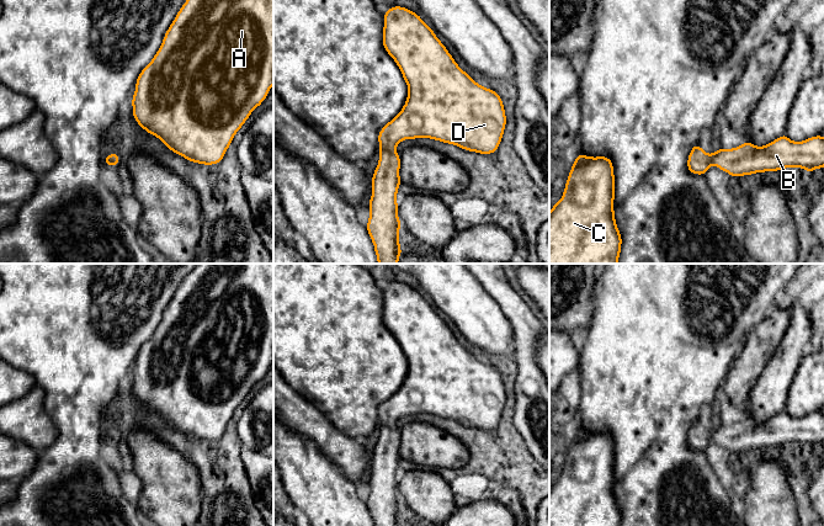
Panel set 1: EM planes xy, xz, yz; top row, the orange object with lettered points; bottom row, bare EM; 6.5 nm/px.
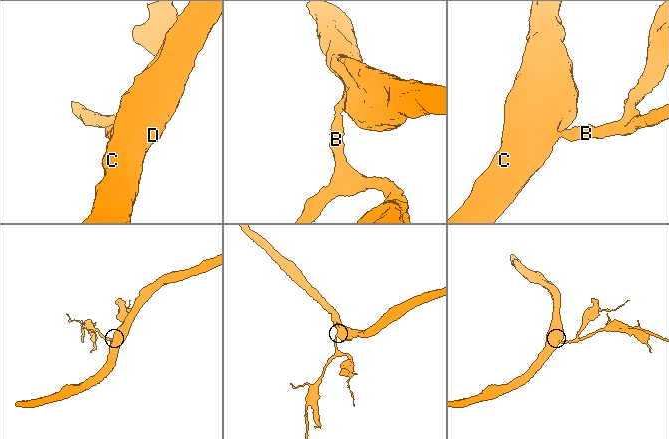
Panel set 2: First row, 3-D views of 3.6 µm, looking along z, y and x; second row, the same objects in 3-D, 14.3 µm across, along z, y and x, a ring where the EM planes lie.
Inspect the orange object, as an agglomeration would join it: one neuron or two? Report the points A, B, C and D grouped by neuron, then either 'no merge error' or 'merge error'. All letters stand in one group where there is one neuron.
groups A B C D; no merge error

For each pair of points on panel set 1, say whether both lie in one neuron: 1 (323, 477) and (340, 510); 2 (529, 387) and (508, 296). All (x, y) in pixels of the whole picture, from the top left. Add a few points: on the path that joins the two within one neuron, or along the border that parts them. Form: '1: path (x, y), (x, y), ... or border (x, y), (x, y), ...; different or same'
1: path (323, 485), (323, 493), (331, 501); same
2: path (526, 365), (525, 324), (521, 318); same

